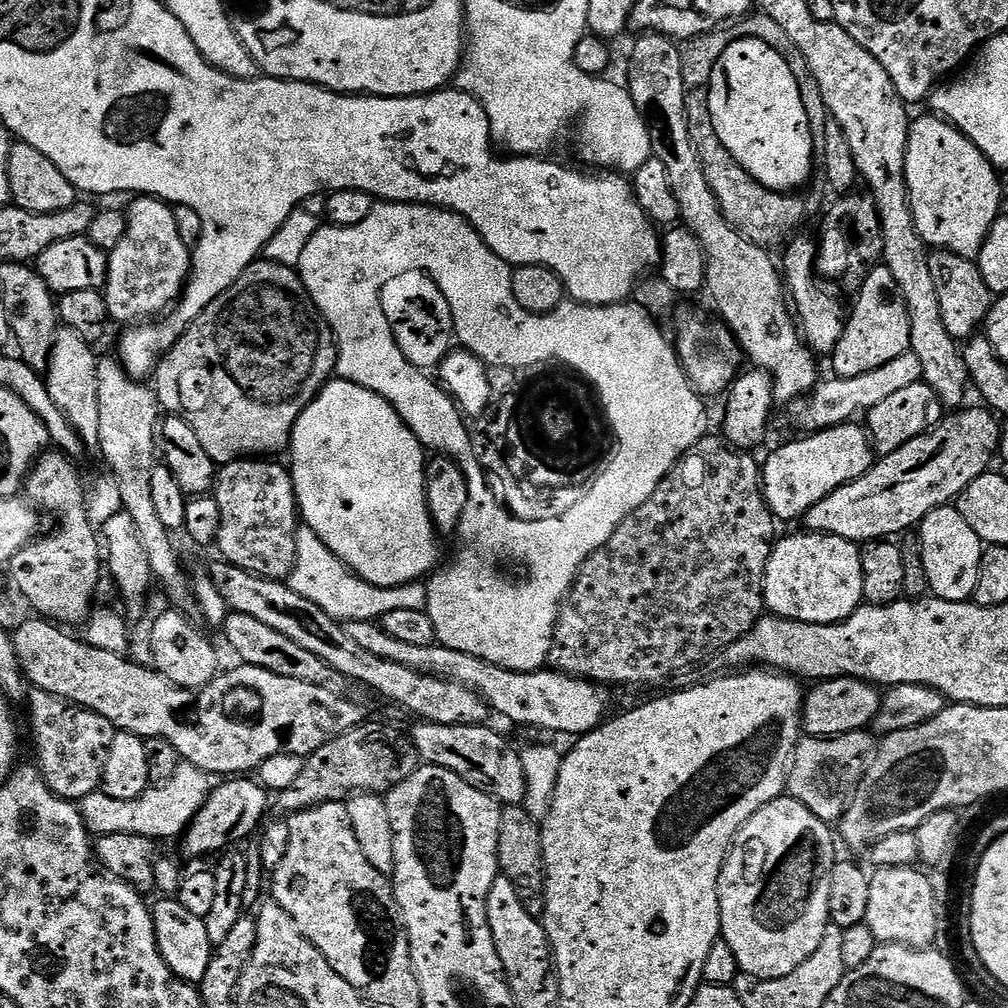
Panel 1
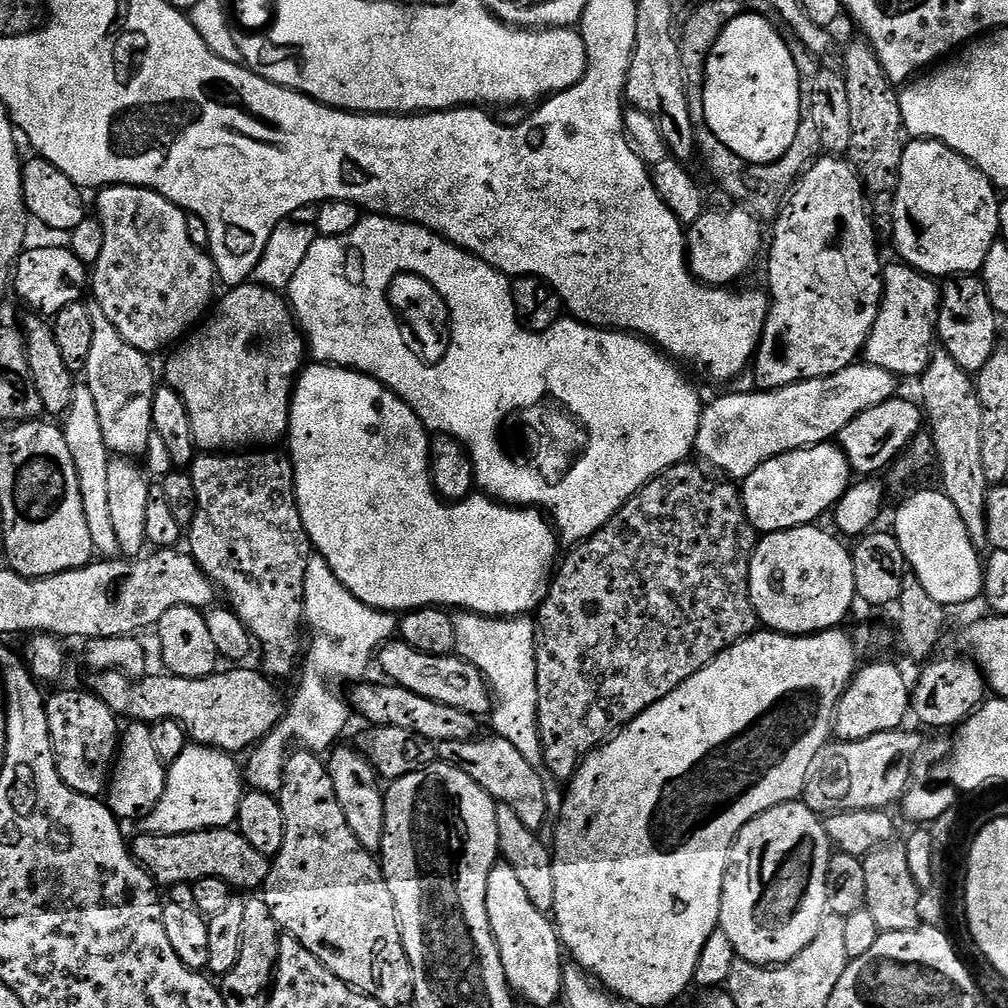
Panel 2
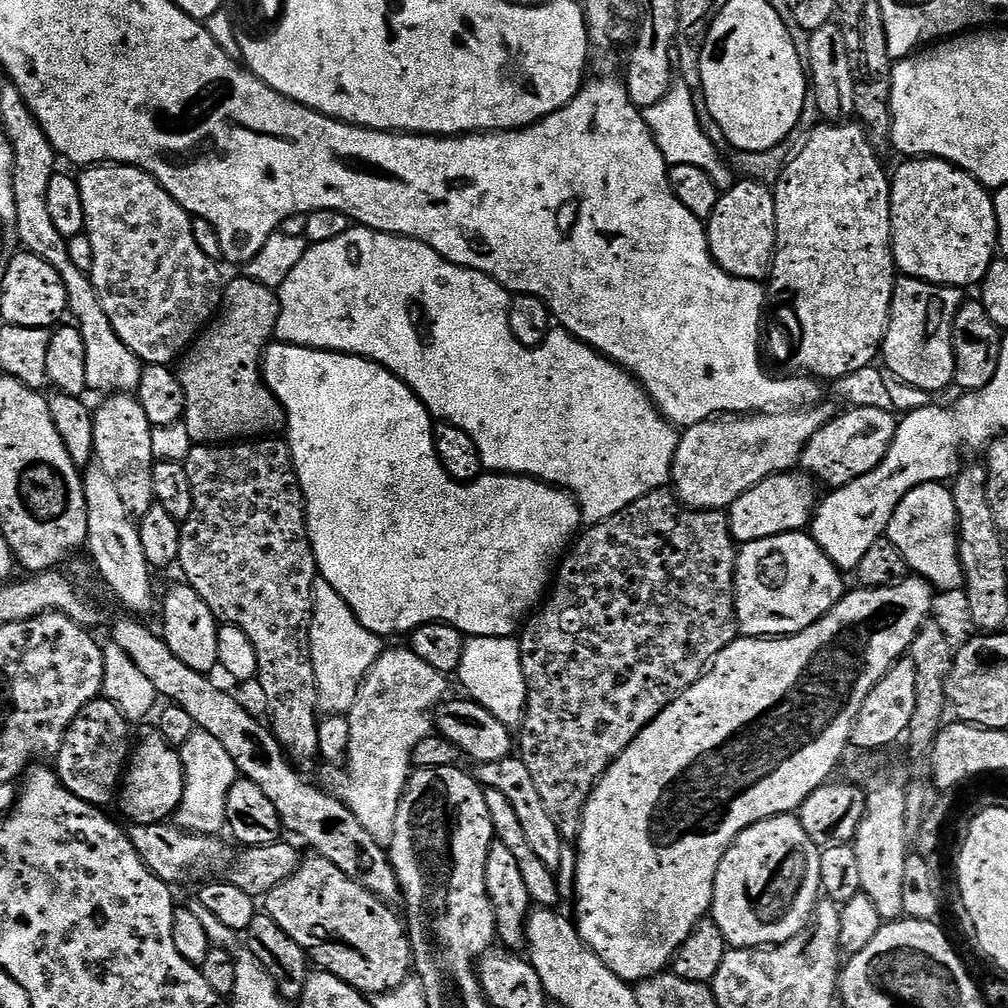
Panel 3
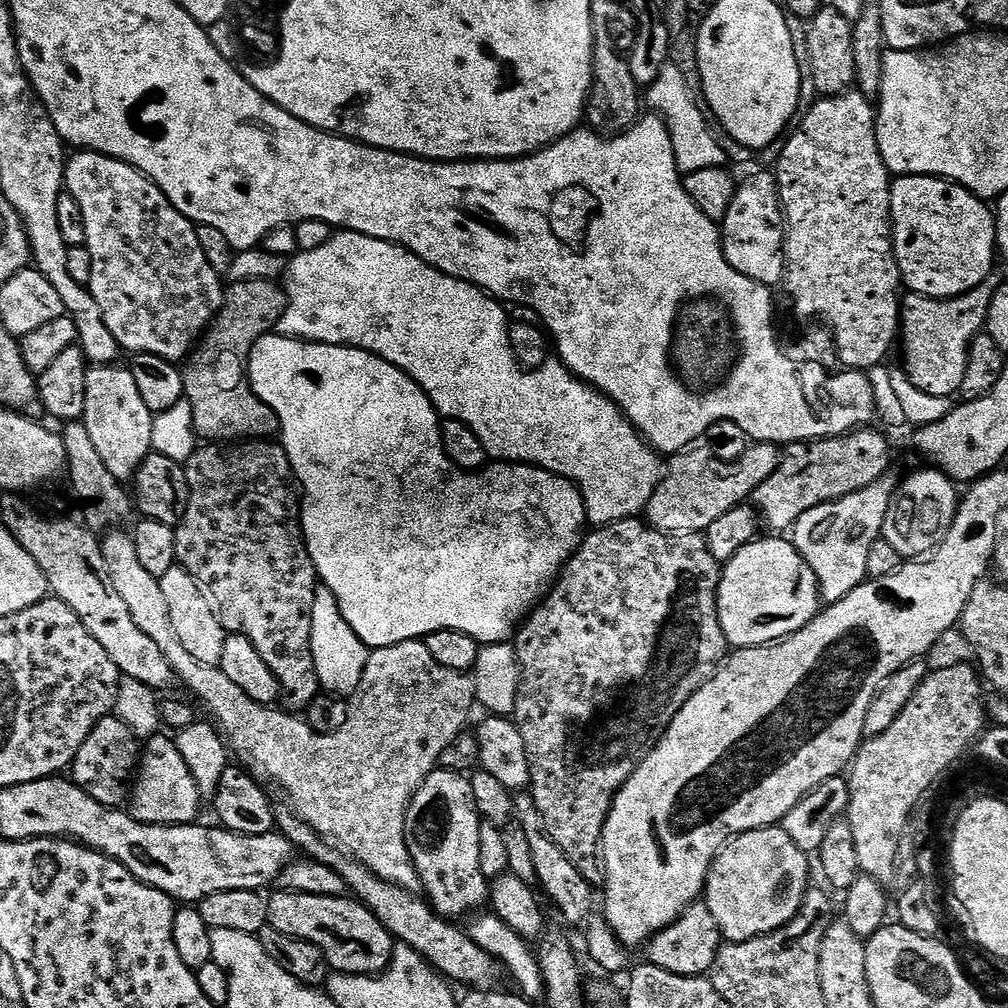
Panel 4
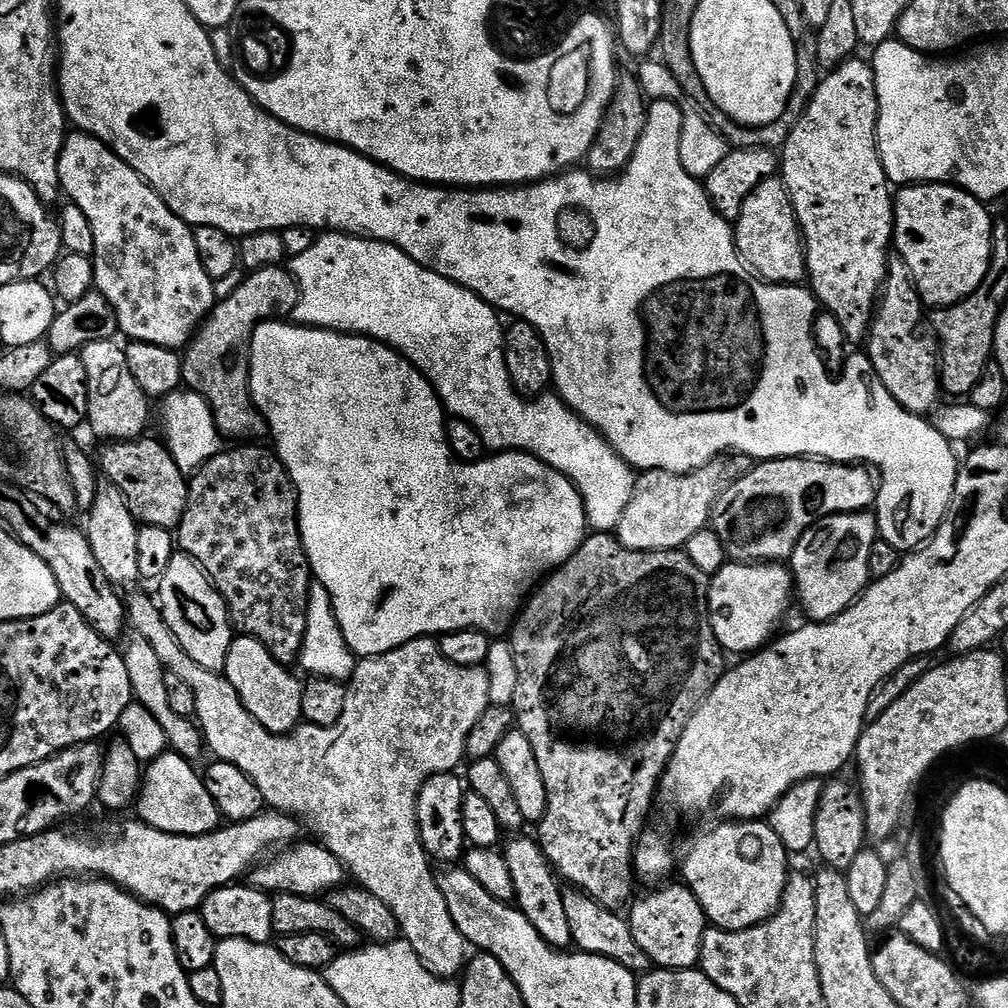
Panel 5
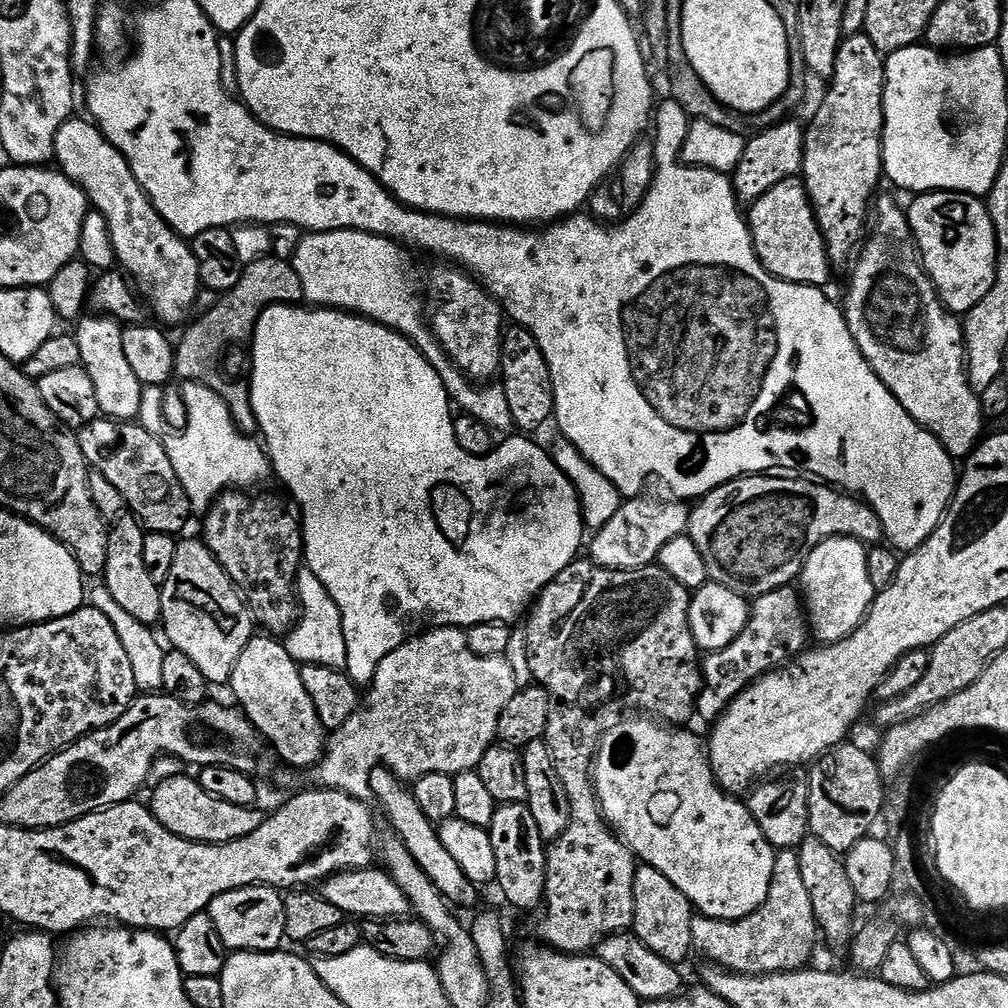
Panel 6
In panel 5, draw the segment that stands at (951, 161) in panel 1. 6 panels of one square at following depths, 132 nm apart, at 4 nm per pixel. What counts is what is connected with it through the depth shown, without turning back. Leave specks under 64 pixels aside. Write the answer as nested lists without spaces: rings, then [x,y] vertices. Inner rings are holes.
[[[951,182],[943,184],[909,184],[901,187],[894,196],[894,248],[897,252],[899,259],[904,261],[904,265],[910,270],[912,281],[916,287],[916,293],[920,295],[921,300],[929,309],[939,310],[941,308],[948,308],[952,304],[960,304],[970,294],[974,294],[974,290],[978,290],[978,286],[986,278],[988,267],[992,261],[992,230],[994,227],[994,216],[987,212],[985,205],[977,200],[963,188],[957,188]]]

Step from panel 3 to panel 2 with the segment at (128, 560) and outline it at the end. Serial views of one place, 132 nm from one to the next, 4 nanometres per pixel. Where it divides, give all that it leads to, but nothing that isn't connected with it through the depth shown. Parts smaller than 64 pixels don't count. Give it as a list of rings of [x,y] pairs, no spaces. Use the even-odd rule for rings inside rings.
[[[76,386],[73,389],[72,401],[62,417],[62,427],[66,446],[70,448],[70,458],[74,458],[74,470],[78,470],[78,490],[82,490],[82,510],[86,510],[86,526],[90,530],[93,549],[101,557],[115,557],[120,552],[120,547],[110,515],[110,477],[106,474],[110,453],[102,438],[102,426],[98,422],[98,406],[94,406],[94,394],[90,394],[87,386]]]

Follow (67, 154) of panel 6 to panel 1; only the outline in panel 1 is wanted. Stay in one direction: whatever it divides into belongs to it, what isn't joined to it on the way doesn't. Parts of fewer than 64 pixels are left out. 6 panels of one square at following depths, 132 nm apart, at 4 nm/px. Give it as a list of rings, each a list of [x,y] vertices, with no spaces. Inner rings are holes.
[[[141,195],[133,200],[136,201],[126,208],[126,234],[122,234],[122,242],[118,242],[118,246],[114,246],[114,250],[108,253],[108,277],[102,289],[109,317],[123,326],[136,326],[163,317],[183,296],[184,286],[192,271],[192,252],[178,234],[172,208],[165,201],[151,196]]]

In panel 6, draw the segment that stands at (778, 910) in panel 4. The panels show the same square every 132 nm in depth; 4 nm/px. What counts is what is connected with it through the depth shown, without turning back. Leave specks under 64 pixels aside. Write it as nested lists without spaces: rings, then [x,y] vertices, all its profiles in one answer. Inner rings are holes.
[[[624,718],[613,723],[608,731],[601,736],[600,746],[596,750],[596,758],[592,761],[592,782],[596,786],[600,813],[604,815],[613,832],[632,851],[632,855],[636,857],[637,861],[641,865],[658,870],[658,874],[666,874],[666,878],[670,878],[670,882],[674,882],[674,886],[678,886],[678,890],[682,890],[682,894],[686,894],[686,898],[699,915],[709,916],[715,920],[741,920],[754,914],[754,910],[758,910],[758,906],[762,906],[762,902],[766,902],[766,894],[770,894],[770,882],[774,878],[777,849],[772,847],[766,834],[762,834],[758,822],[754,822],[747,803],[743,799],[725,792],[716,783],[702,740],[699,740],[694,733],[684,731],[688,730],[681,730],[676,726],[665,726],[652,718]]]

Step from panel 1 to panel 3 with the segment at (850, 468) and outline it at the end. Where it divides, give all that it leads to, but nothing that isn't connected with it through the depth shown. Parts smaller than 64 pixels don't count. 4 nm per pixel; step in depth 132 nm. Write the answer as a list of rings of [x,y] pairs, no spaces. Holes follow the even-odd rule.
[[[796,470],[779,472],[776,476],[758,482],[758,486],[746,490],[746,494],[742,494],[742,498],[738,498],[738,502],[726,510],[732,539],[737,545],[743,546],[762,538],[774,538],[778,534],[807,529],[818,503],[815,487],[817,485],[807,475]]]

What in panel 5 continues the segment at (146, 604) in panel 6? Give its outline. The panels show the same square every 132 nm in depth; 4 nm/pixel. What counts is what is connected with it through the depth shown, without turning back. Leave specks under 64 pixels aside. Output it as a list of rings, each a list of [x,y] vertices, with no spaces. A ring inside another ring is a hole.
[[[102,482],[96,491],[96,500],[92,507],[87,509],[88,528],[86,535],[90,542],[90,550],[94,550],[94,558],[98,558],[98,566],[102,566],[102,571],[106,573],[106,578],[110,578],[112,587],[117,590],[132,588],[135,584],[141,583],[138,574],[138,534],[141,525],[130,514],[130,506],[118,490],[118,486]]]

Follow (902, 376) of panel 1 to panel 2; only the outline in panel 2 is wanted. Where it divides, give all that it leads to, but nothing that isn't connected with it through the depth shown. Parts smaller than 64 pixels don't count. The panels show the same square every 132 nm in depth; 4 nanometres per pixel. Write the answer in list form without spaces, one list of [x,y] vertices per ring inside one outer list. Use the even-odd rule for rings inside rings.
[[[857,362],[826,378],[803,380],[785,388],[720,396],[713,404],[703,405],[695,455],[700,455],[699,459],[709,469],[717,468],[720,471],[717,473],[743,482],[762,462],[770,462],[778,454],[835,441],[858,414],[893,399],[897,395],[896,384],[898,378],[890,370]]]

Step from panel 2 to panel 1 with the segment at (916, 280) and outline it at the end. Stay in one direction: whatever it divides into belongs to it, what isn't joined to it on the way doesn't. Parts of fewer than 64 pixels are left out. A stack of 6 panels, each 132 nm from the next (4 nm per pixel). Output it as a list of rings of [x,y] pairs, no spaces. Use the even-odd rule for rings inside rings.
[[[883,262],[870,270],[870,274],[862,282],[855,296],[856,301],[850,304],[844,332],[830,353],[833,368],[831,371],[846,378],[878,370],[878,366],[894,362],[894,358],[910,349],[910,314],[906,298],[902,298],[902,290],[898,290],[894,274],[890,274],[890,270]]]

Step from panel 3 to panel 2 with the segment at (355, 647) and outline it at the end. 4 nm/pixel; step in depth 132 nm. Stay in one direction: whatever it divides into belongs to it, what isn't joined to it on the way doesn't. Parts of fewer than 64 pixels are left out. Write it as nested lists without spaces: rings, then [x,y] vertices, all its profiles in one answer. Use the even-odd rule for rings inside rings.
[[[313,554],[306,566],[304,620],[307,627],[309,624],[330,643],[336,644],[336,648],[316,648],[312,652],[313,670],[328,680],[363,681],[377,650],[393,639],[399,629],[399,617],[395,613],[378,611],[354,598],[319,554]],[[308,676],[300,693],[293,698],[292,704],[285,711],[279,724],[251,749],[252,757],[242,768],[242,779],[251,791],[271,792],[279,794],[284,781],[284,761],[289,752],[303,749],[317,754],[327,753],[337,747],[340,735],[348,728],[348,723],[354,720],[354,713],[347,699],[339,700],[330,689],[324,685],[320,676]],[[325,751],[325,752],[324,752]]]

